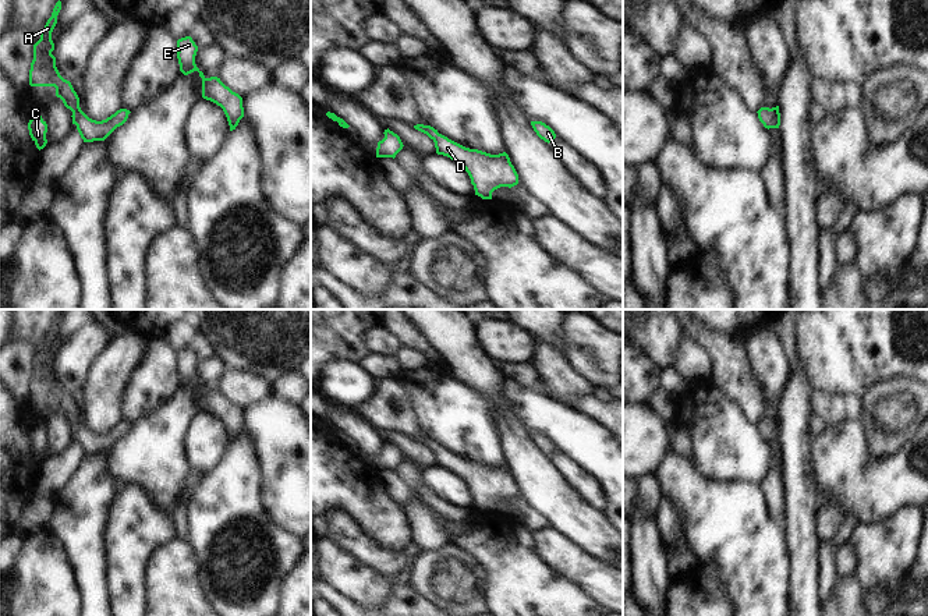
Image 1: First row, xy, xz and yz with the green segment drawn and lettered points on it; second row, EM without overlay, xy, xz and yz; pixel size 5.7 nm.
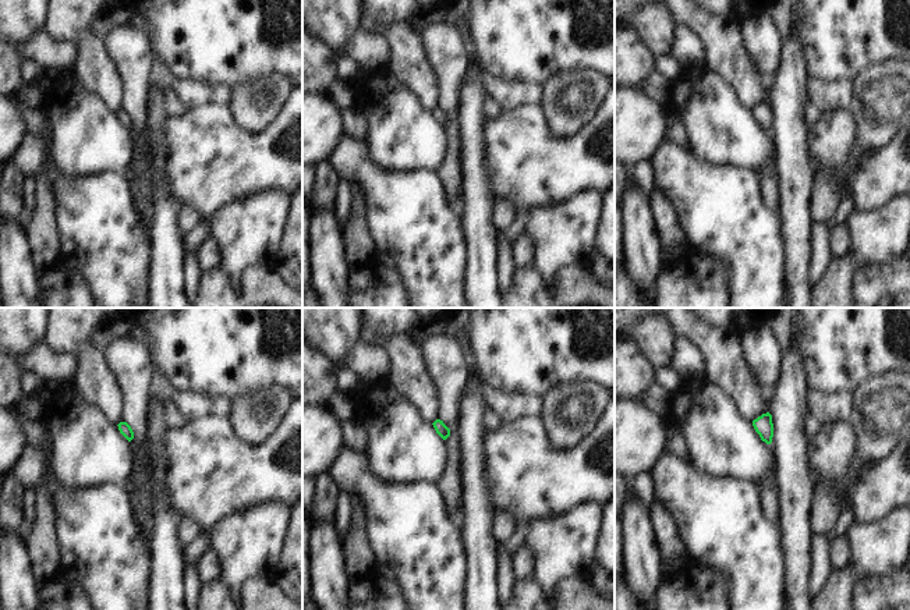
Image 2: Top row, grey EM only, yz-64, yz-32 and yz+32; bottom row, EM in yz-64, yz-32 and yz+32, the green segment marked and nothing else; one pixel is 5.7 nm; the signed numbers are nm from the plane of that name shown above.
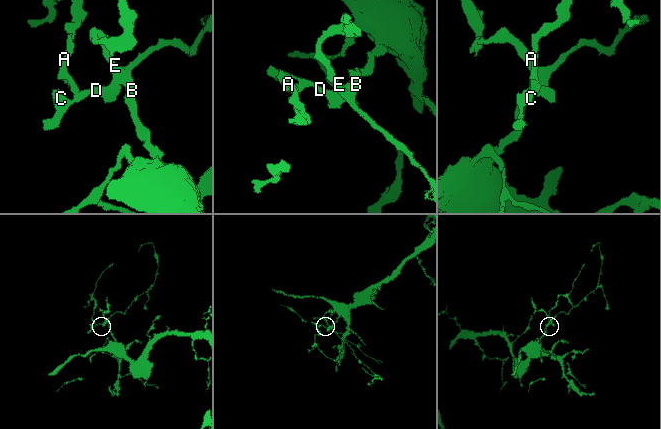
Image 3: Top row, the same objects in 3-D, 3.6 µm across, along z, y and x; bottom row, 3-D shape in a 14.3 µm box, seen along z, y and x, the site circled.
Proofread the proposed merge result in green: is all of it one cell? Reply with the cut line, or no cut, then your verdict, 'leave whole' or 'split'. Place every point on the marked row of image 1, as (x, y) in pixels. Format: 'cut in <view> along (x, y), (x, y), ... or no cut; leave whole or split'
no cut; leave whole

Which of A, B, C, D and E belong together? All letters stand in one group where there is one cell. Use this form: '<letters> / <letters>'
A B C D E

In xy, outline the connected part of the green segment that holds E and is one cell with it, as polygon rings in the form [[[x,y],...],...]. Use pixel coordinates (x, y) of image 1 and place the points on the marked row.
[[[191,36],[178,39],[177,49],[180,71],[184,75],[194,71],[199,72],[199,77],[202,78],[202,98],[220,106],[227,117],[230,131],[235,130],[240,120],[244,117],[242,98],[226,86],[220,78],[206,78],[203,75],[203,72],[195,64],[198,46]]]

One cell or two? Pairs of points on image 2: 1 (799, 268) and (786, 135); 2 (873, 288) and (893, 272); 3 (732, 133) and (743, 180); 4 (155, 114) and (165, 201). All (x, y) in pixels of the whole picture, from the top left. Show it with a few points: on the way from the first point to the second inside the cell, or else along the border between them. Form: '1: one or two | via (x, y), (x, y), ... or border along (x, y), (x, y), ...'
1: one | via (796, 234), (795, 169)
2: one | via (878, 283), (888, 277)
3: two | border along (708, 162), (744, 167), (756, 174)
4: one | via (159, 135), (160, 180)

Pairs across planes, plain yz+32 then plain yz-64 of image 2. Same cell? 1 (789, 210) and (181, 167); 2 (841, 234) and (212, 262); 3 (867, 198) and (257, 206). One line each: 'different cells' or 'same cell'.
1: different cells
2: same cell
3: different cells

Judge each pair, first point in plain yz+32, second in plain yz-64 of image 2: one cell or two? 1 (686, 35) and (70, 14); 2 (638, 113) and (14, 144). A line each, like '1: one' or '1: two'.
1: two
2: one

